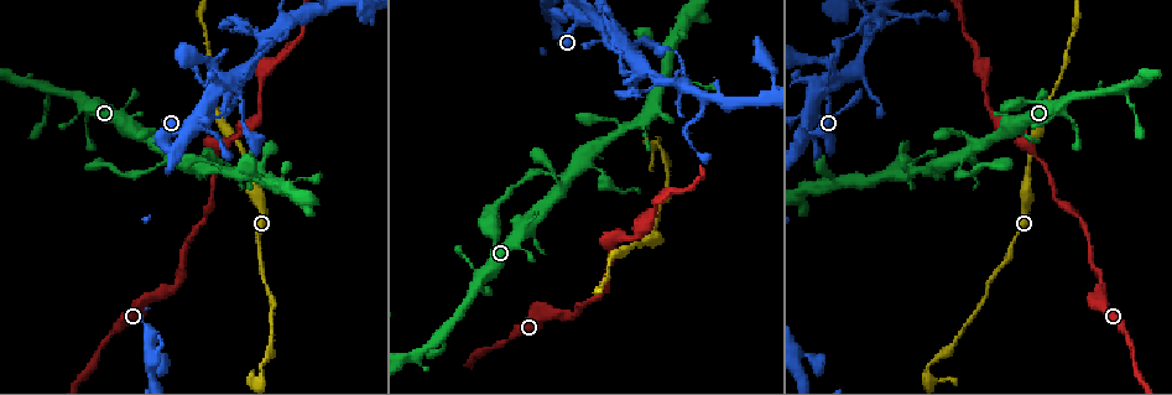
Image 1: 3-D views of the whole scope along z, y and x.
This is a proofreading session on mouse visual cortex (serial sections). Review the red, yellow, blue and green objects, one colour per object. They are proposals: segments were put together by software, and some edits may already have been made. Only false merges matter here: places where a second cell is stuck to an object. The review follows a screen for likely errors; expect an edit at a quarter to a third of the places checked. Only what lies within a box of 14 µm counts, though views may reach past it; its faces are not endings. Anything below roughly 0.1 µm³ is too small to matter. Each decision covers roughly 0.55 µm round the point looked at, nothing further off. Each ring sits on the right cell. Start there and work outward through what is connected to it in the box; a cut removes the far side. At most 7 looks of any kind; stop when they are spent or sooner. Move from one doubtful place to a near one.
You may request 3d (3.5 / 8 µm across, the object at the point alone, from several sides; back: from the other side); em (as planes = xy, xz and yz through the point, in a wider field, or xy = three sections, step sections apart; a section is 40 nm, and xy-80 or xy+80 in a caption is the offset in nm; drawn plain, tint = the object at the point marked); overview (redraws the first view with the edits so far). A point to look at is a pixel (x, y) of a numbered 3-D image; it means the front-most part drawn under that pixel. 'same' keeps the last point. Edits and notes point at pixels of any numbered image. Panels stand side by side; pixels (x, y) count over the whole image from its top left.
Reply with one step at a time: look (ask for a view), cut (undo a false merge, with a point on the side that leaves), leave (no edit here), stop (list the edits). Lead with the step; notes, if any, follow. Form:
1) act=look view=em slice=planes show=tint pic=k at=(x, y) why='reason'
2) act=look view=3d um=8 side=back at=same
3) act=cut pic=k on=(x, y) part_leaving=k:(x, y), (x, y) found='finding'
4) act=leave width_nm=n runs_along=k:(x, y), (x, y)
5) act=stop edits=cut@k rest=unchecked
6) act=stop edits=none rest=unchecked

act=look view=3d um=8 side=back pic=1 at=(929, 365) why='thin neck'

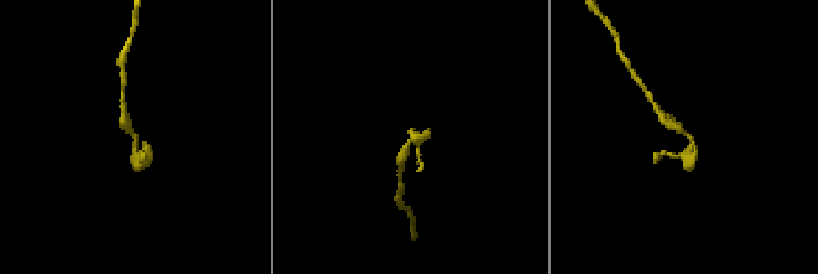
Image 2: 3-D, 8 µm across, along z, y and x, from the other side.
act=look view=3d um=3.5 side=back pic=2 at=(690, 136) why='closer look'

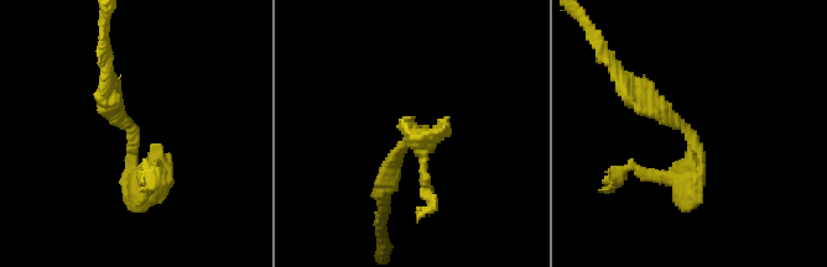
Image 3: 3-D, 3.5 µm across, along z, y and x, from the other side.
act=look view=em slice=xy step=3 show=tint pic=3 at=(683, 129) arm_widths_nm=200,200 why='now the EM'

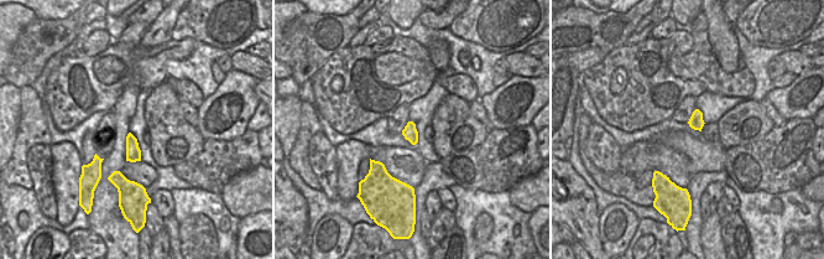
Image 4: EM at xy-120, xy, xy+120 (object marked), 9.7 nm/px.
act=cut pic=3 on=(161, 181) found='two cells meet here'

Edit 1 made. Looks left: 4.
act=look view=overview

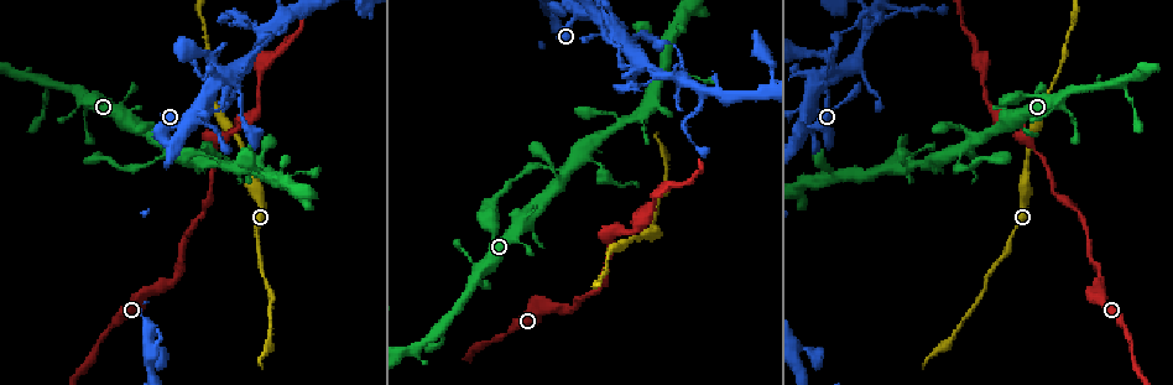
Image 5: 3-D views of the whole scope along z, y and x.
act=look view=3d um=3.5 pic=5 at=(615, 31) why='four-way junction'

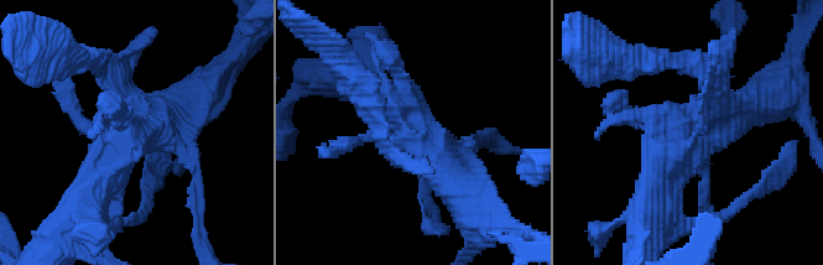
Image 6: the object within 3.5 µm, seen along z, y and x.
act=look view=em slice=xy step=2 show=tint pic=6 at=(142, 130) why='need the tissue'

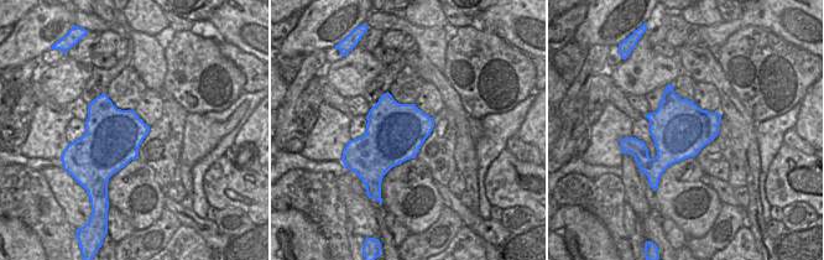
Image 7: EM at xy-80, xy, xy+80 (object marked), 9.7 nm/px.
act=leave runs_along=6:(369, 91), (437, 141), (456, 186) found='all the same cell'

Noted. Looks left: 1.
act=stop edits=cut@3 rest=unchecked

